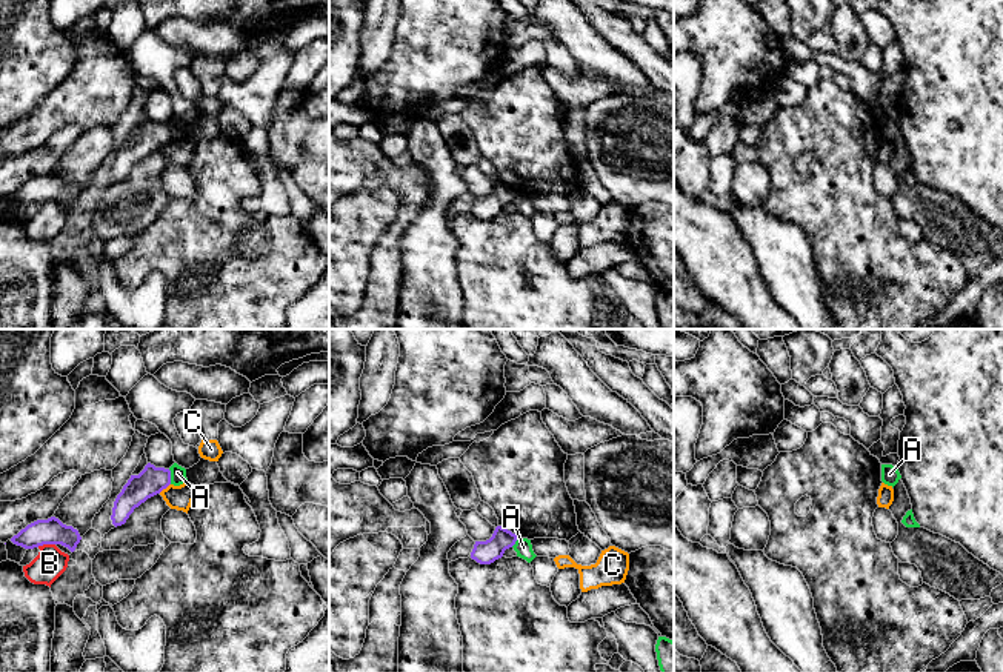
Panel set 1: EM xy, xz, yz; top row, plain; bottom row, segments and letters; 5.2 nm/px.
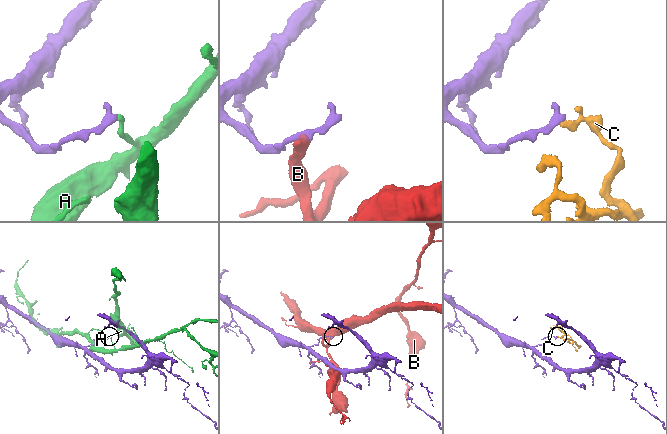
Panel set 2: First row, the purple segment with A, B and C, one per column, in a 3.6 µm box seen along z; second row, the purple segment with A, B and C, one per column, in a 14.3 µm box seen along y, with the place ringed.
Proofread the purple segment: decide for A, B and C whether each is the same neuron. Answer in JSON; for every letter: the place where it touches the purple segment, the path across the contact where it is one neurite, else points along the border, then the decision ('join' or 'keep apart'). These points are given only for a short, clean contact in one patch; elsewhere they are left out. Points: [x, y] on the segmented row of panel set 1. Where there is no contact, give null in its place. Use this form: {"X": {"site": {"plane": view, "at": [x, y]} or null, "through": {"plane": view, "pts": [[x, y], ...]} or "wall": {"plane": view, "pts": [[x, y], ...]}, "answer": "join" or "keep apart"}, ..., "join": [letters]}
{"A": {"site": {"plane": "xy", "at": [169, 477]}, "wall": {"plane": "xy", "pts": [[168, 469], [171, 483]]}, "answer": "keep apart"}, "B": {"site": {"plane": "xy", "at": [45, 543]}, "answer": "keep apart"}, "C": {"site": {"plane": "xy", "at": [163, 488]}, "wall": {"plane": "xy", "pts": [[169, 483], [159, 492]]}, "answer": "keep apart"}, "join": []}

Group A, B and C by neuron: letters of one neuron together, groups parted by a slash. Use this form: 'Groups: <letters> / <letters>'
Groups: A / B / C

